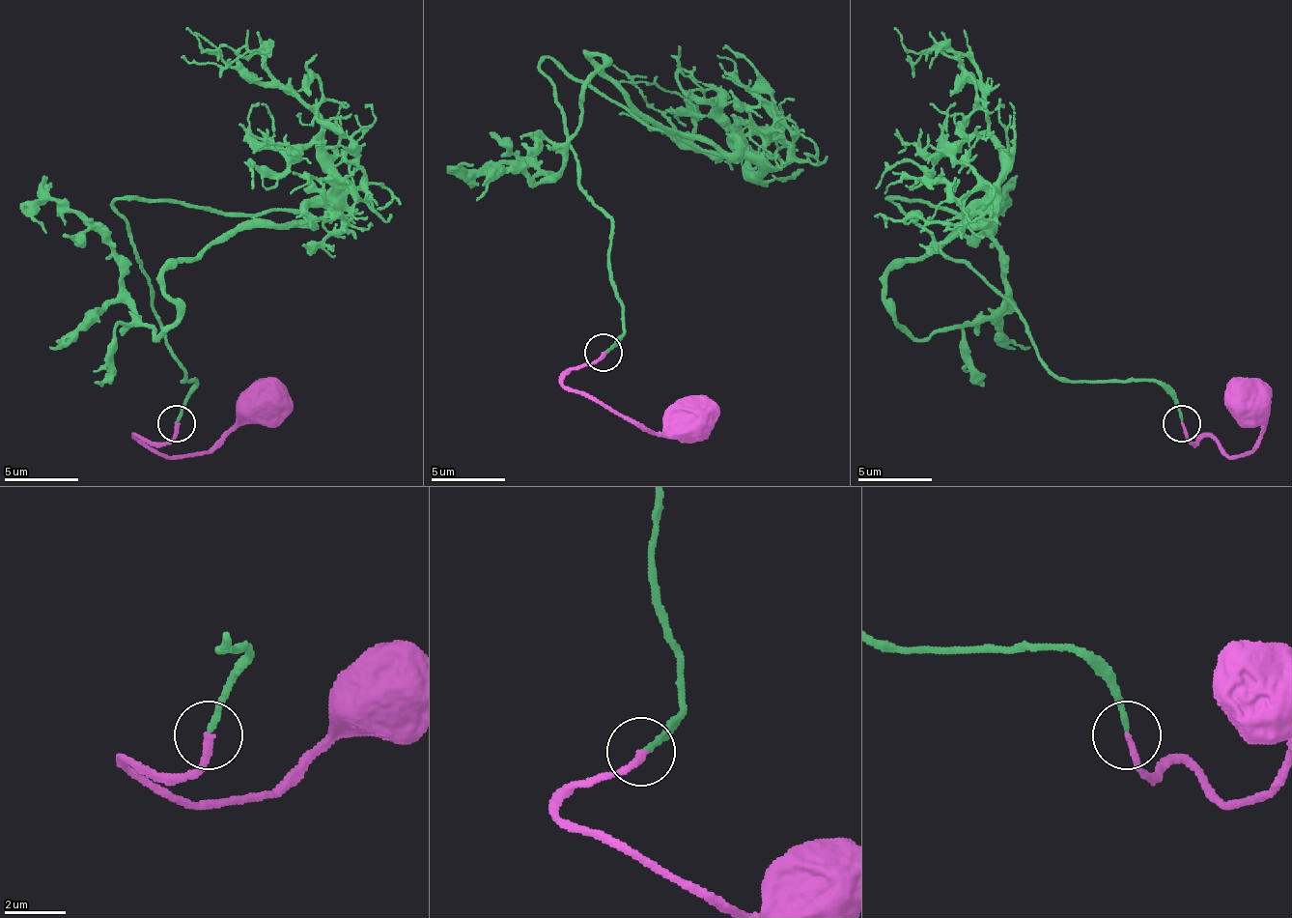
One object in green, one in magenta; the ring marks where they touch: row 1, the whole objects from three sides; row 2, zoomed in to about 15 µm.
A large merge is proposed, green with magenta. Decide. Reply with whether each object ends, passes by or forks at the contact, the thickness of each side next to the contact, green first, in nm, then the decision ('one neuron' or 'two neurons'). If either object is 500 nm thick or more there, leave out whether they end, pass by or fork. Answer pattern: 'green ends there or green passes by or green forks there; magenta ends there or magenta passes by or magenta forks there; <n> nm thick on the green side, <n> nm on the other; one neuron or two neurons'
green ends there; magenta ends there; 180 nm thick on the green side, 240 nm on the other; one neuron

